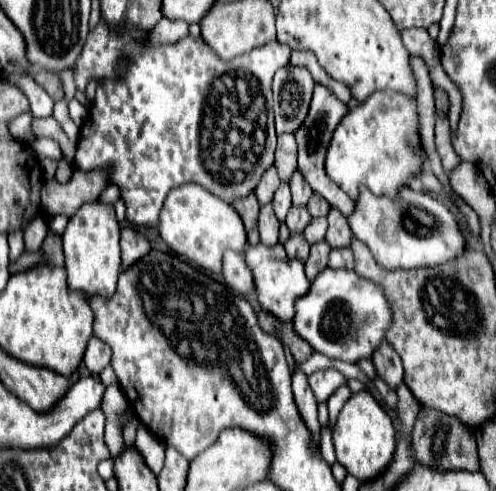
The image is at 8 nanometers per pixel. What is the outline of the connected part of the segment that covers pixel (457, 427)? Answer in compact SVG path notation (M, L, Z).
M421 407L419 417L415 421L413 453L415 453L415 459L419 459L419 463L427 467L439 467L439 471L455 471L455 469L479 471L475 433L465 425L461 425L455 417L441 415L439 411L433 411L427 407Z

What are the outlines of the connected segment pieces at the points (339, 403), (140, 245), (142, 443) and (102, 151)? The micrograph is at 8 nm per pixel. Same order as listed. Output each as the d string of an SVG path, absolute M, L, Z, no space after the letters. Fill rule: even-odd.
M347 385L339 387L339 389L329 397L327 407L329 407L329 421L331 421L331 425L333 425L333 421L337 419L337 415L339 415L339 411L341 411L341 407L347 403L347 399L349 399L349 397L351 397L351 389L349 389Z
M125 227L121 231L121 261L123 261L121 267L123 267L123 271L127 271L127 267L131 267L135 261L139 261L143 255L147 255L149 249L151 247L141 233L133 231L131 227Z
M139 425L137 427L137 437L135 437L135 449L145 459L145 465L157 475L163 467L165 443L159 437L155 437L145 425Z
M101 19L89 33L83 53L73 65L73 77L79 91L85 91L91 79L97 81L93 107L79 133L75 167L85 173L95 169L107 171L109 183L117 185L121 191L127 221L137 227L155 227L167 193L171 187L183 183L199 183L229 205L255 191L263 171L273 165L277 147L271 111L271 79L291 57L291 47L281 45L279 41L265 43L231 61L221 61L201 37L195 39L187 35L173 45L149 45L147 37L149 31L135 25L113 31ZM119 59L127 61L125 69L119 69Z

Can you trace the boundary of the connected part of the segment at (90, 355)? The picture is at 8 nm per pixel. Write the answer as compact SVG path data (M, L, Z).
M91 337L85 357L83 357L83 363L87 365L89 373L99 375L101 369L105 369L109 365L109 361L111 361L111 349L105 343L101 343L101 339Z

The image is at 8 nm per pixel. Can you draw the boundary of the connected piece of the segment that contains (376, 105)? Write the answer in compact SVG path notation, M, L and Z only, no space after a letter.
M377 91L365 103L353 107L333 131L325 157L327 177L351 199L357 199L359 187L367 187L373 195L395 197L397 189L421 171L421 157L415 153L417 135L417 101L403 93Z

